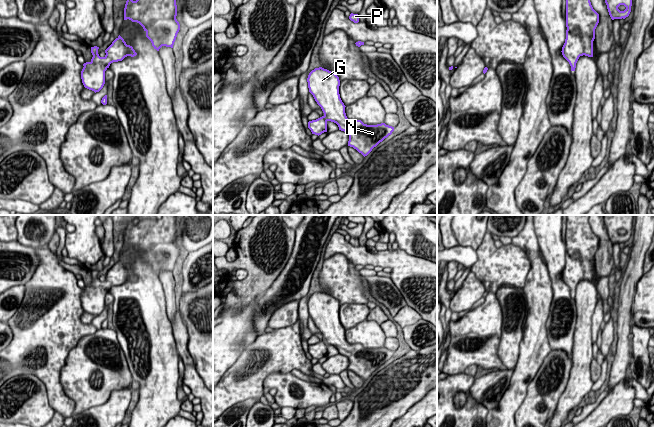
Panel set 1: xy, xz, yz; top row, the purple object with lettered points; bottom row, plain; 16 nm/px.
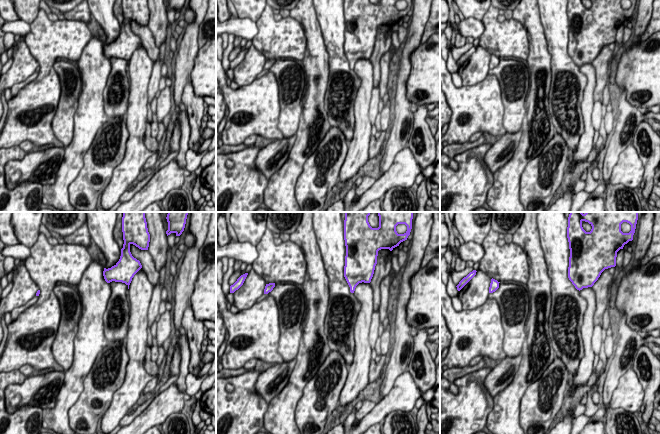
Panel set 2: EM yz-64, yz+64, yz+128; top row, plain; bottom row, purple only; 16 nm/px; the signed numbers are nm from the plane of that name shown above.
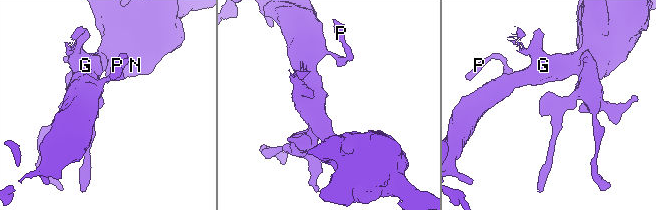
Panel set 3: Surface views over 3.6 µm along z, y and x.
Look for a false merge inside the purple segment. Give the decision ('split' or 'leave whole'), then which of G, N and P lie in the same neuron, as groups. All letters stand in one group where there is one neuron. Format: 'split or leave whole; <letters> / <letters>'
leave whole; G N P

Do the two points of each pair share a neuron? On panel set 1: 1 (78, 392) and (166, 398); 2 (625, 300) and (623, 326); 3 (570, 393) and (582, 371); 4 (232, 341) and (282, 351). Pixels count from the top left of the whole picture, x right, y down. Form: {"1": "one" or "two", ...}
{"1": "two", "2": "one", "3": "one", "4": "two"}

